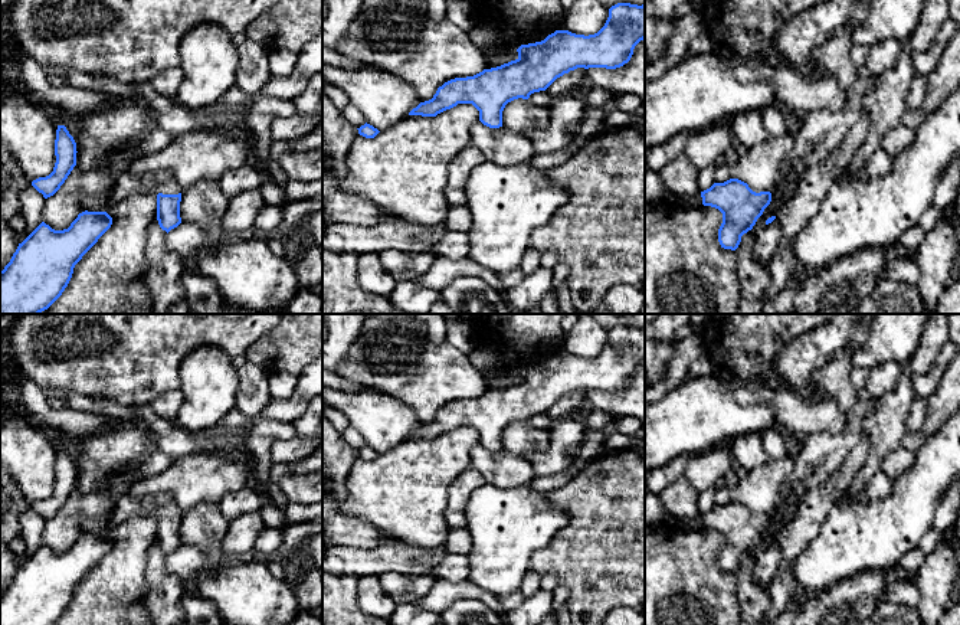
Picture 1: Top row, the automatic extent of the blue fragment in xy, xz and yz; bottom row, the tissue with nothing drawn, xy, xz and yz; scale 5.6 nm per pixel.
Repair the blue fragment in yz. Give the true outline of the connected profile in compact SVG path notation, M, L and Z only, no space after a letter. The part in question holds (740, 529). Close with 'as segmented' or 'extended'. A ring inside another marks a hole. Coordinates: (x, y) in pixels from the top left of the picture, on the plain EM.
M865 390L859 392L858 402L845 412L846 425L841 433L822 432L803 441L803 446L796 457L796 467L783 482L776 504L767 514L756 516L738 501L714 505L710 511L701 514L702 527L715 530L723 536L723 546L718 552L721 570L731 573L738 570L741 559L753 552L770 527L771 517L777 514L786 494L802 498L842 465L843 459L859 444L864 419L874 408L875 400Z; extended

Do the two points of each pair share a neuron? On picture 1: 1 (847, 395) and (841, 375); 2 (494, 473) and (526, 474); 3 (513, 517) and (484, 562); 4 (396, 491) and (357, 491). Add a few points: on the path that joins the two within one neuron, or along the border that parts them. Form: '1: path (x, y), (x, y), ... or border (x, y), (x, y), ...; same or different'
1: path (842, 390), (841, 379); same
2: path (501, 473), (518, 473); same
3: path (505, 529), (503, 543), (495, 550); same
4: path (386, 491), (367, 491); same

